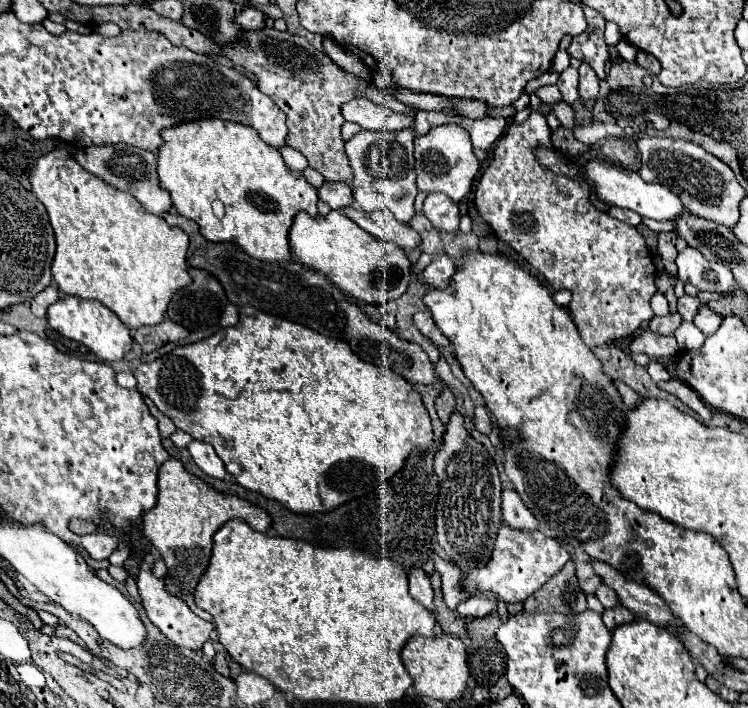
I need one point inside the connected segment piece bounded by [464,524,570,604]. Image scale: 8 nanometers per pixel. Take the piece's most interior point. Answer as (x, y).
(522, 561)

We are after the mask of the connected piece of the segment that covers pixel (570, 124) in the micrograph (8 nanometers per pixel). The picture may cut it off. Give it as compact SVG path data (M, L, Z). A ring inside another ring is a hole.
M558 102L558 104L552 106L552 112L554 112L556 118L562 122L562 126L566 126L566 128L574 128L574 112L572 112L572 108L570 108L568 104Z

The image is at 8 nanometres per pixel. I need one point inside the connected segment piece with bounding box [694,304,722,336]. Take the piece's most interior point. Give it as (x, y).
(707, 321)

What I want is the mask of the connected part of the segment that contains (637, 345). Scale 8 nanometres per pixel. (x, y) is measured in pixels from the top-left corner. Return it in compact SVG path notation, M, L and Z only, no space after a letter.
M644 330L640 336L636 336L630 344L632 352L644 352L650 358L666 358L666 356L674 356L678 352L678 344L674 336L660 336L654 334L650 330Z

